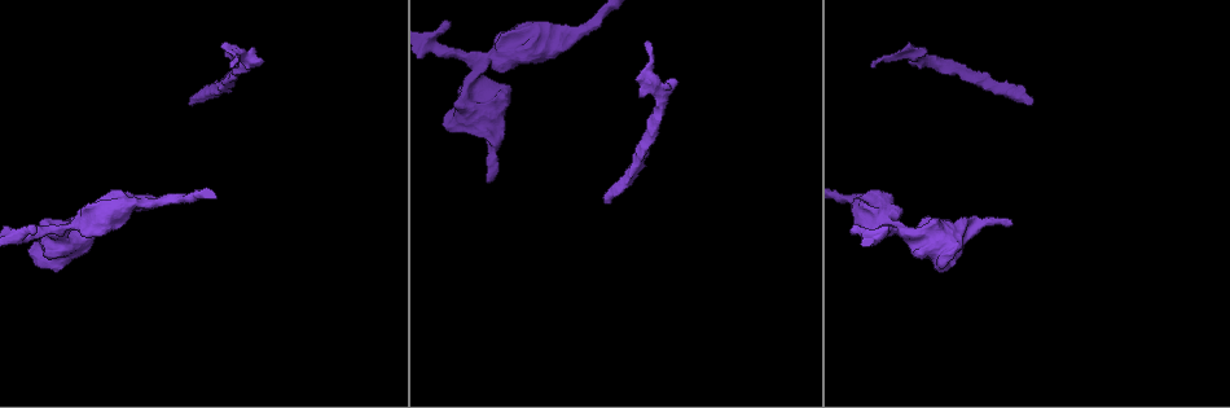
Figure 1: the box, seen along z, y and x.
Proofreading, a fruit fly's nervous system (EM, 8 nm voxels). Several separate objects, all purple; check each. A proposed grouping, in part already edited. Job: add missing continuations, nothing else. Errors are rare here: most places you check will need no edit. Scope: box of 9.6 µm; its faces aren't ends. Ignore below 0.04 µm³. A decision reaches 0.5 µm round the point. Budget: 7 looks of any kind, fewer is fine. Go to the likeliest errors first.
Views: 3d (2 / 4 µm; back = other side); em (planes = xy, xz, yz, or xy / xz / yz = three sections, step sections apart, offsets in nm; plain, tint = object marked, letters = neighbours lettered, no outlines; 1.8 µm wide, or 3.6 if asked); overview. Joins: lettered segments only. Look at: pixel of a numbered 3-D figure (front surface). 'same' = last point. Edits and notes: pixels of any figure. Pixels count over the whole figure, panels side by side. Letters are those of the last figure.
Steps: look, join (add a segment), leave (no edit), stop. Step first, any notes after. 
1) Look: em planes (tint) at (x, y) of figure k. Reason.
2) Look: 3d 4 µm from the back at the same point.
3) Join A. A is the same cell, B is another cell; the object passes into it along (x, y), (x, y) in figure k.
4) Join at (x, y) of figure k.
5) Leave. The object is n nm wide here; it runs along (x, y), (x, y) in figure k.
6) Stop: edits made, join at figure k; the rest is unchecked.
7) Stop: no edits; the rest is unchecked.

Look: em planes (letters) at (673, 81) of figure 1. Free end.

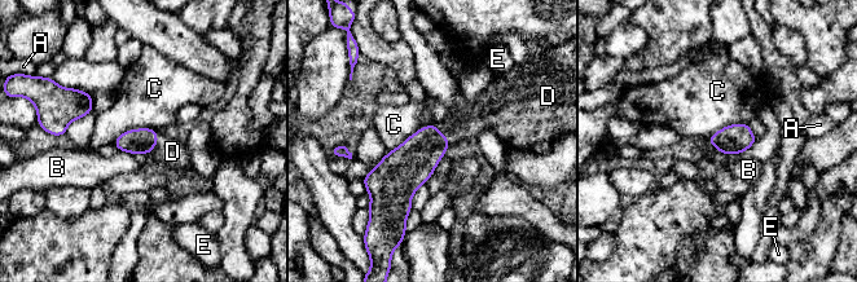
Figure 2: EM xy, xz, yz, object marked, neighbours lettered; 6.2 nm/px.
Join D. D is the same cell, A, B, C and E are other cells; the object passes into it along (143, 140), (157, 141), (172, 151) in figure 2; the cell continues.

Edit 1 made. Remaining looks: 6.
Look: em 3.6 µm xz step 8 (letters) at (604, 199) of figure 1.

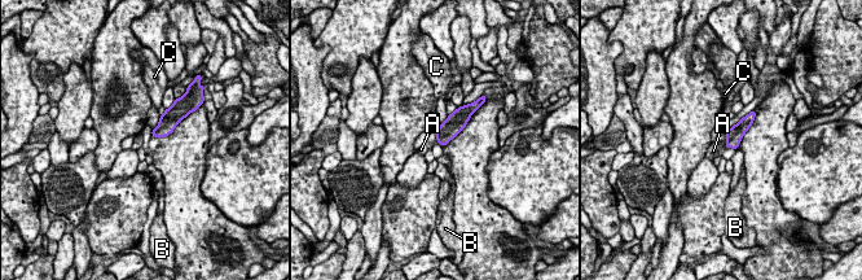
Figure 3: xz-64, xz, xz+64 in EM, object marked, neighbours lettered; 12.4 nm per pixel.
Join A. A is the same cell, B and C are other cells; the object passes into it along (734, 135), (726, 141), (713, 151) in figure 3; the cell continues.

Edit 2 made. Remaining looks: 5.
Look: em 3.6 µm planes (letters) at (56, 233) of figure 1. Sharp bend.

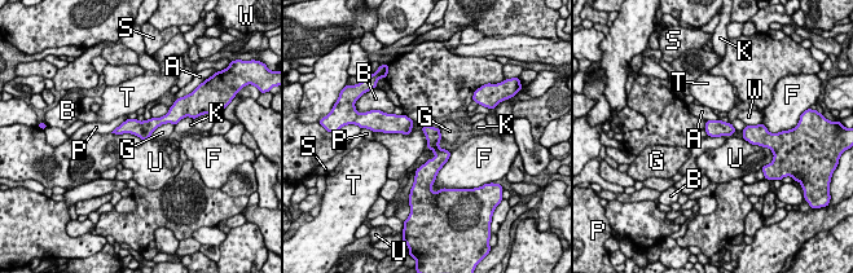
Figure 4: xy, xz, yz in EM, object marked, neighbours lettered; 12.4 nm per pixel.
Leave. A, B, F, G, K, P, S, T, U and W are other cells; a border runs along (742, 137), (760, 146) in figure 4; none of them fits.

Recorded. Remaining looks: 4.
Stop: edits made, join at figure 2, join at figure 3; the rest is unchecked.

